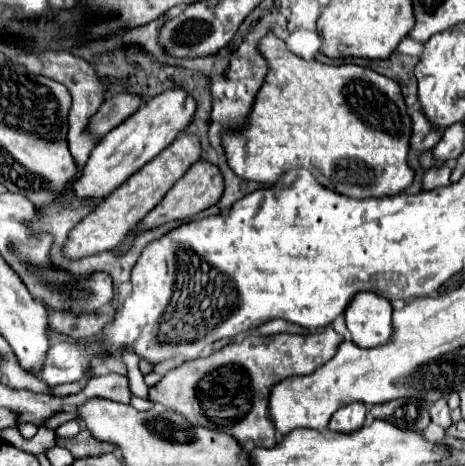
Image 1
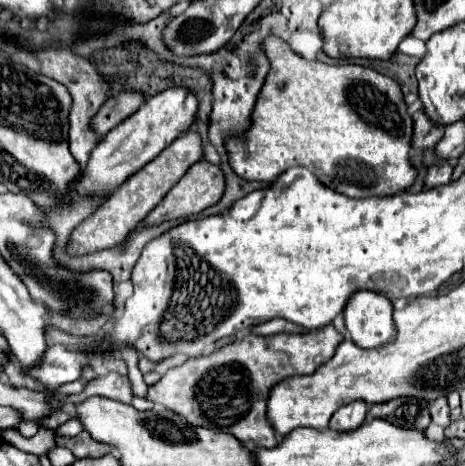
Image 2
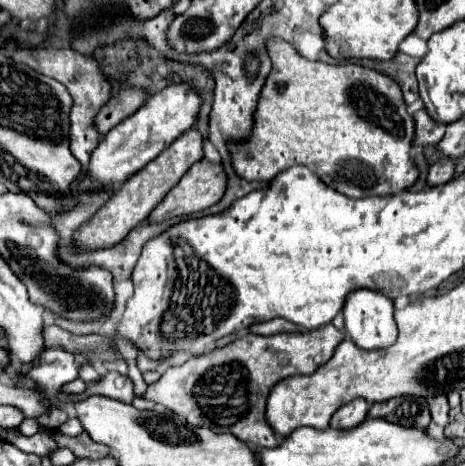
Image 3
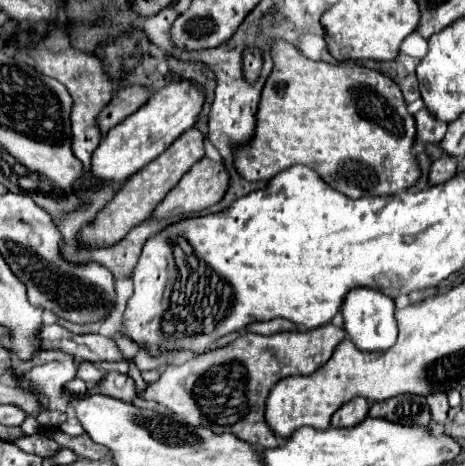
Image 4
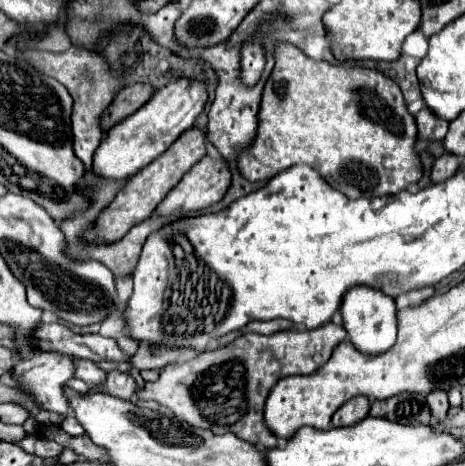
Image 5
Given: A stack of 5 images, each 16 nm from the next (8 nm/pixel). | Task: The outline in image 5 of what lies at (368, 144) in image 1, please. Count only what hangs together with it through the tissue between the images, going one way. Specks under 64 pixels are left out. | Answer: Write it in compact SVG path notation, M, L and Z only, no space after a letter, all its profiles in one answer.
M288 42L276 44L274 62L274 70L264 86L264 100L260 100L260 128L256 128L256 140L252 148L240 152L236 160L238 172L246 180L270 180L294 164L308 164L316 168L332 188L348 198L360 198L398 194L422 178L420 160L414 154L416 120L406 110L404 96L394 80L378 70L312 60Z

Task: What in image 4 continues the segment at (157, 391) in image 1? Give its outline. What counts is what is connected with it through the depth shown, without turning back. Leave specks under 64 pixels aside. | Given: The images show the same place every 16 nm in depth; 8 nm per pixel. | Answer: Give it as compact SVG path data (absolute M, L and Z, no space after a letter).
M334 324L310 332L278 332L274 336L248 332L224 348L194 356L180 366L168 366L160 380L148 384L140 398L170 408L192 426L210 428L216 434L232 432L254 448L274 448L278 440L264 420L264 406L272 384L286 376L312 374L320 368L320 362L326 364L330 360L334 348L344 340L344 336L344 330Z

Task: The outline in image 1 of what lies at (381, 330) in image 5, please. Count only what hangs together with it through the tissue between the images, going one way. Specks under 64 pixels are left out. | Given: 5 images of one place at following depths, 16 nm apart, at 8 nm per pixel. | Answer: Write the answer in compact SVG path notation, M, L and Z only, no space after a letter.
M360 292L346 310L346 326L360 348L382 346L392 336L392 306L382 296Z

